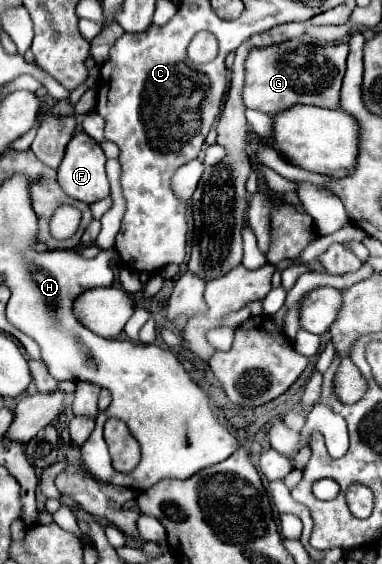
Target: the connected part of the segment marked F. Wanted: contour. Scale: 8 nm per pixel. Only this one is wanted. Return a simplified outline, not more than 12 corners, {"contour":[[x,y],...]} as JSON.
{"contour":[[85,132],[67,144],[59,186],[93,204],[109,196],[105,154]]}

